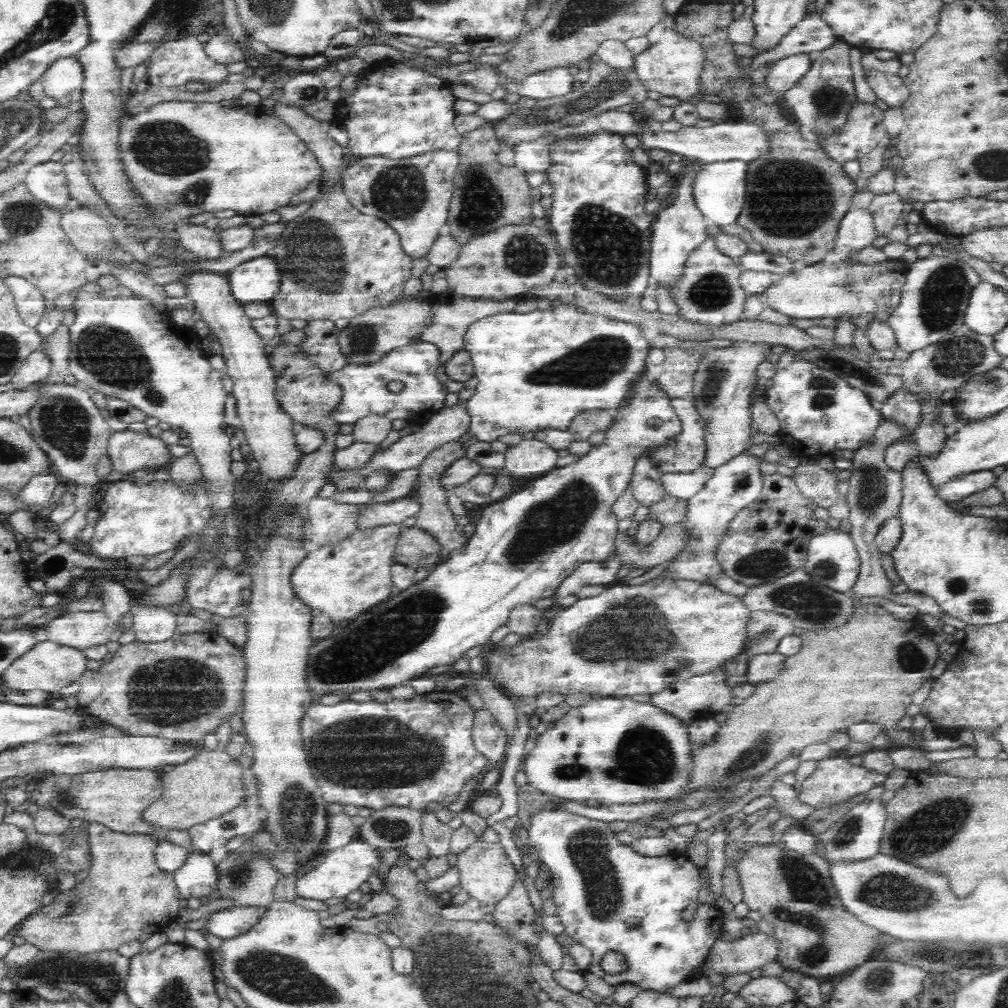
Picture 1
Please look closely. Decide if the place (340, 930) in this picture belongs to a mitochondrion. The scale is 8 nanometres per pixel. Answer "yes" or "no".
no

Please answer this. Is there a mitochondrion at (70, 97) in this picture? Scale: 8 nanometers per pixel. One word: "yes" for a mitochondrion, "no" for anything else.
no

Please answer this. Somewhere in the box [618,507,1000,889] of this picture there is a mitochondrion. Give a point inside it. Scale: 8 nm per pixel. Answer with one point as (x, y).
(933, 827)

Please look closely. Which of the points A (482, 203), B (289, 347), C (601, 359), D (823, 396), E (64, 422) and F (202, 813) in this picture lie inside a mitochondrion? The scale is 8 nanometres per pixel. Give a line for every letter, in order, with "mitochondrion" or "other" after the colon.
A: mitochondrion
B: other
C: mitochondrion
D: mitochondrion
E: mitochondrion
F: other

